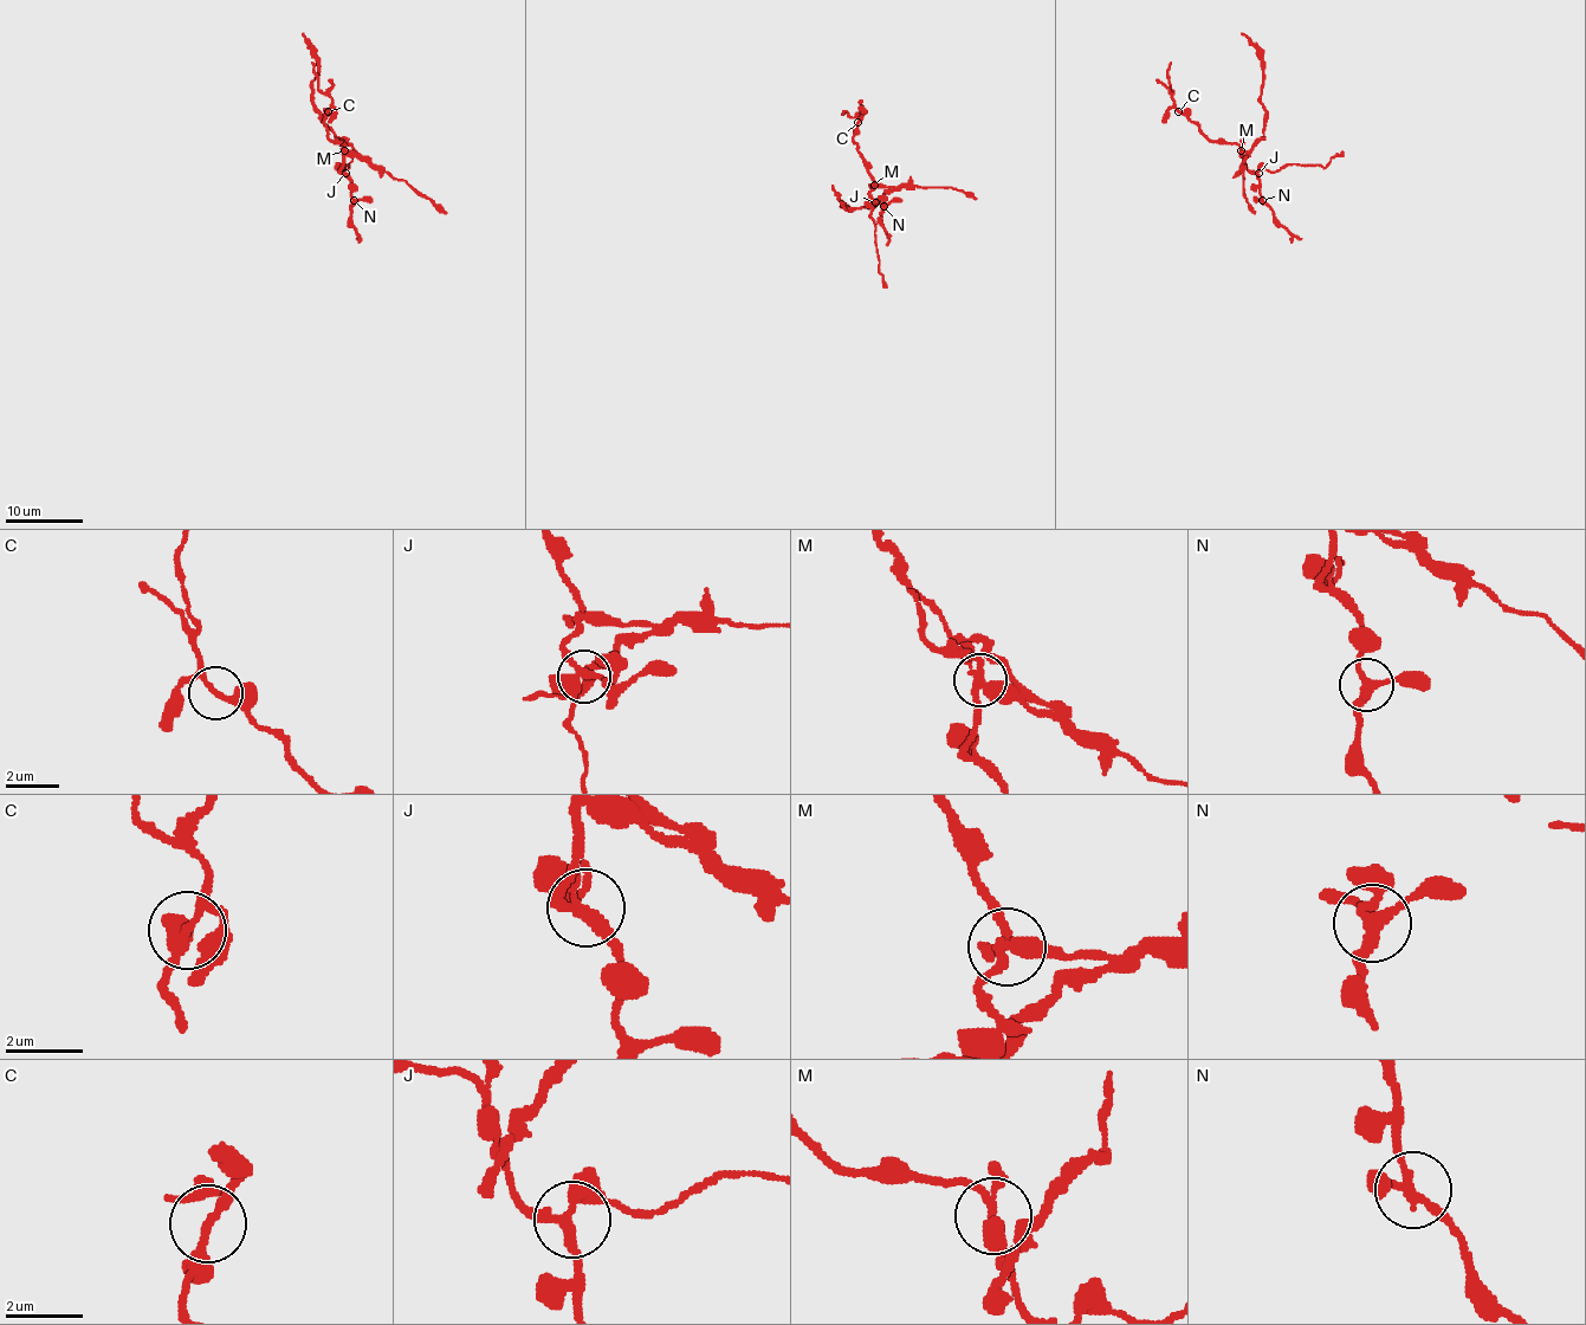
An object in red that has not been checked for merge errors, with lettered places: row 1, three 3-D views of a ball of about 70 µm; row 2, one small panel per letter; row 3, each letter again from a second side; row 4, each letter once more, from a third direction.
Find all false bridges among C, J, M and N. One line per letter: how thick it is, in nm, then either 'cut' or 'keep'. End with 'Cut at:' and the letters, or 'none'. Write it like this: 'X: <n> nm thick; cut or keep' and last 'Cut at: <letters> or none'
C: 190 nm thick; keep
J: 280 nm thick; keep
M: 320 nm thick; cut
N: 240 nm thick; keep
Cut at: M

